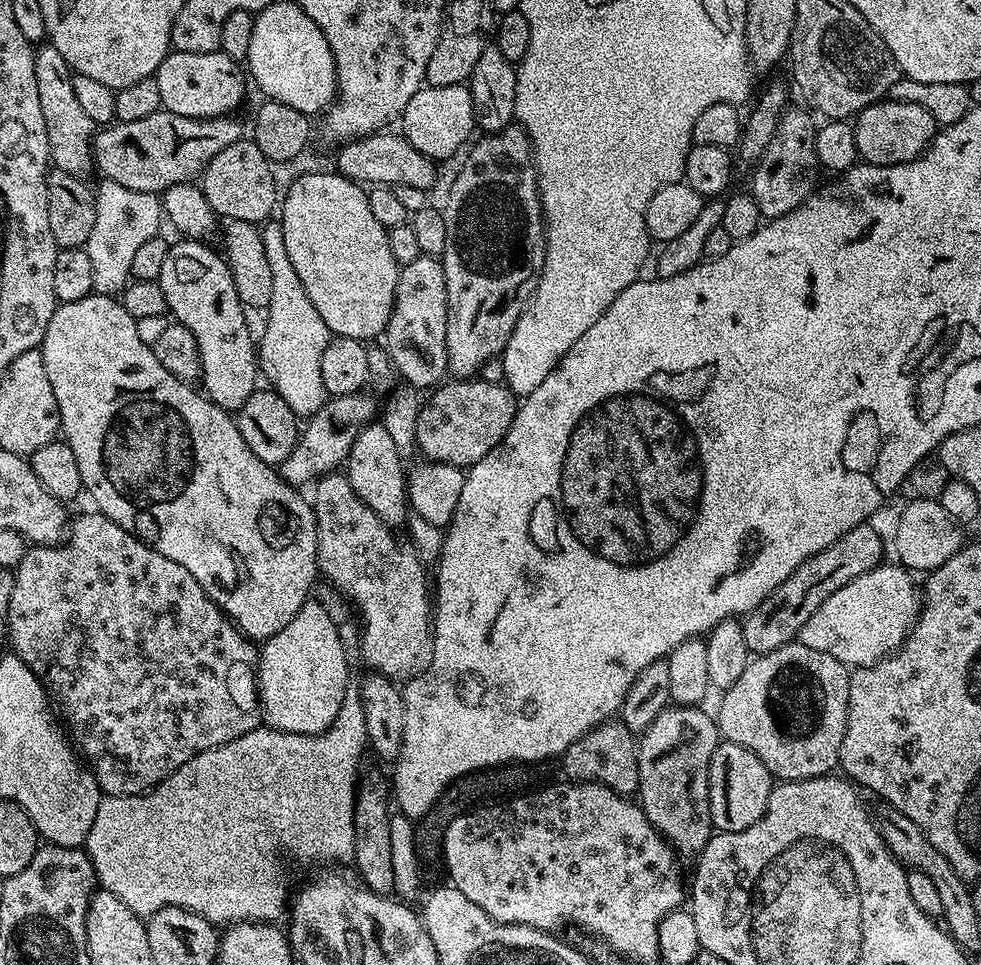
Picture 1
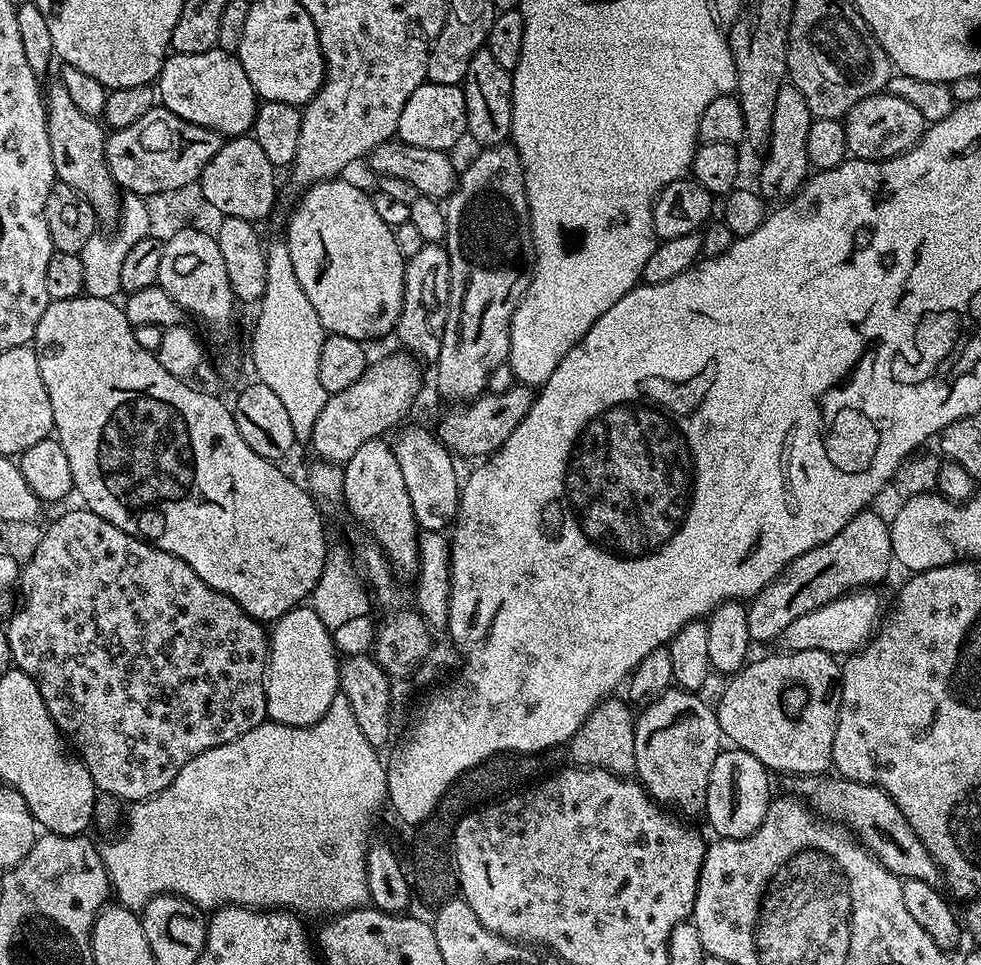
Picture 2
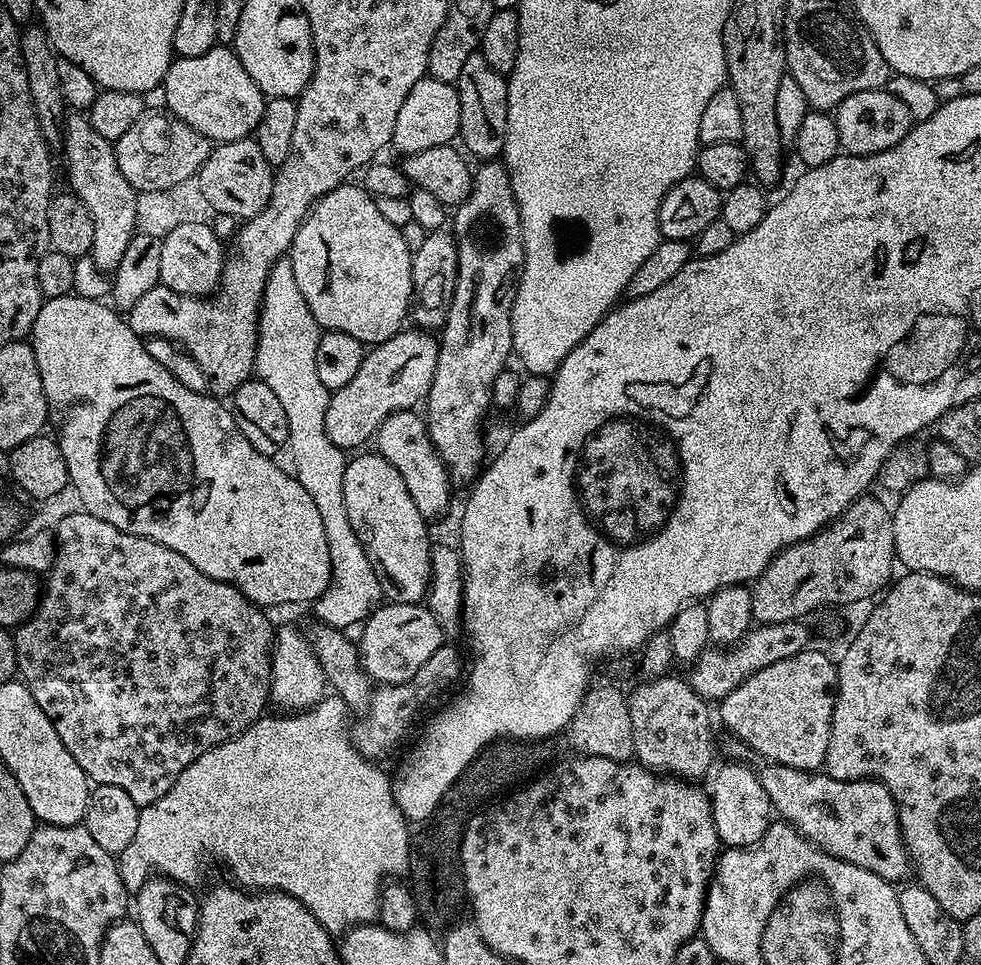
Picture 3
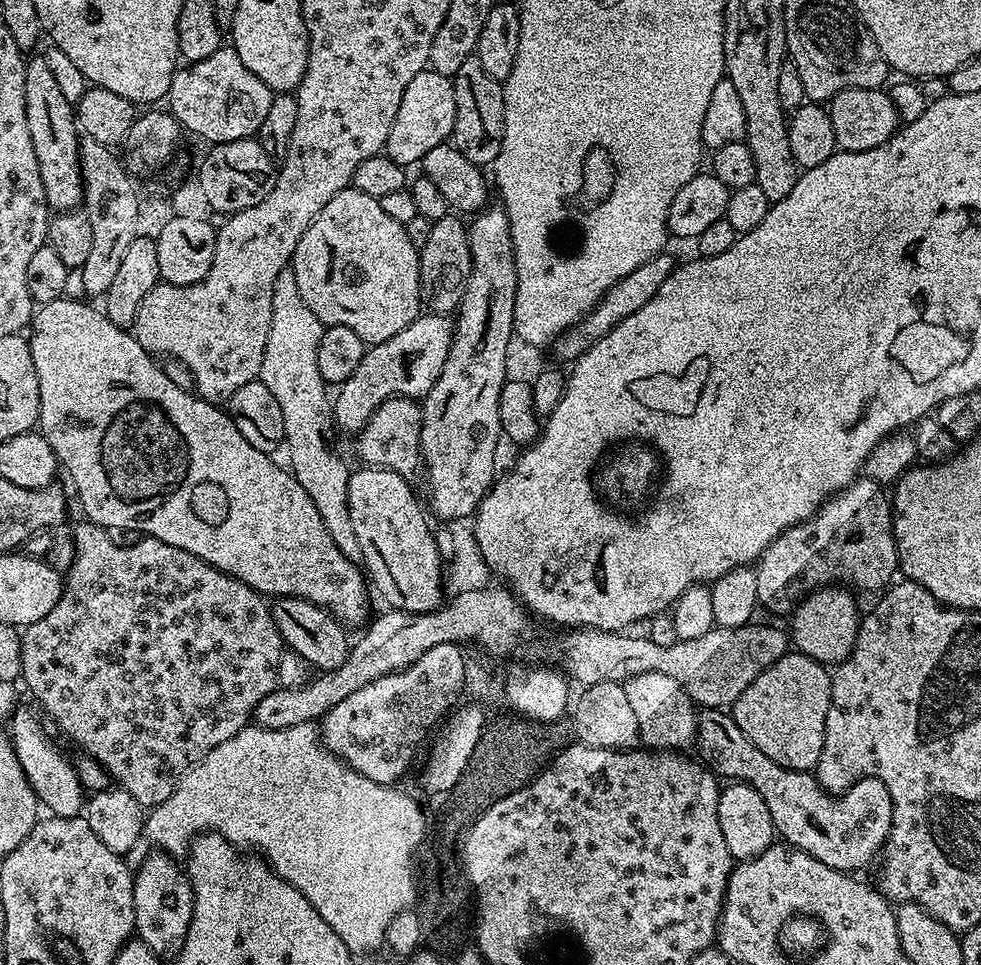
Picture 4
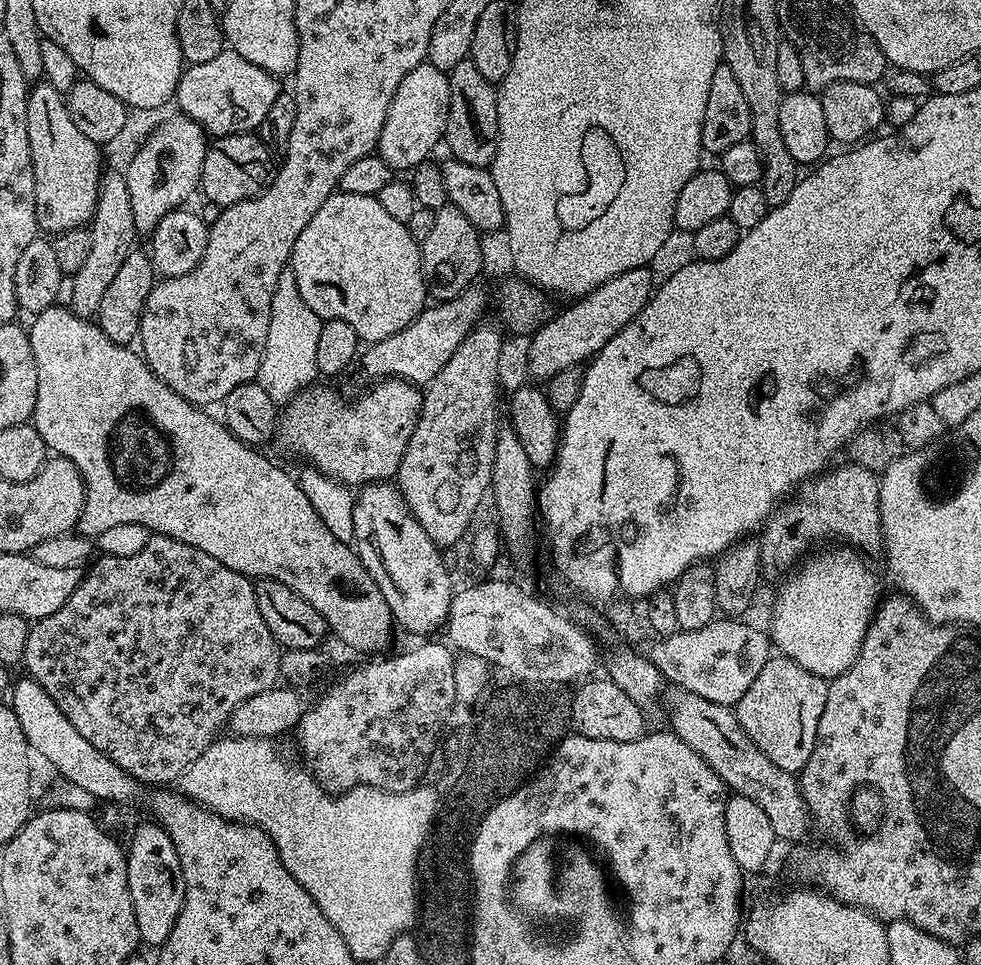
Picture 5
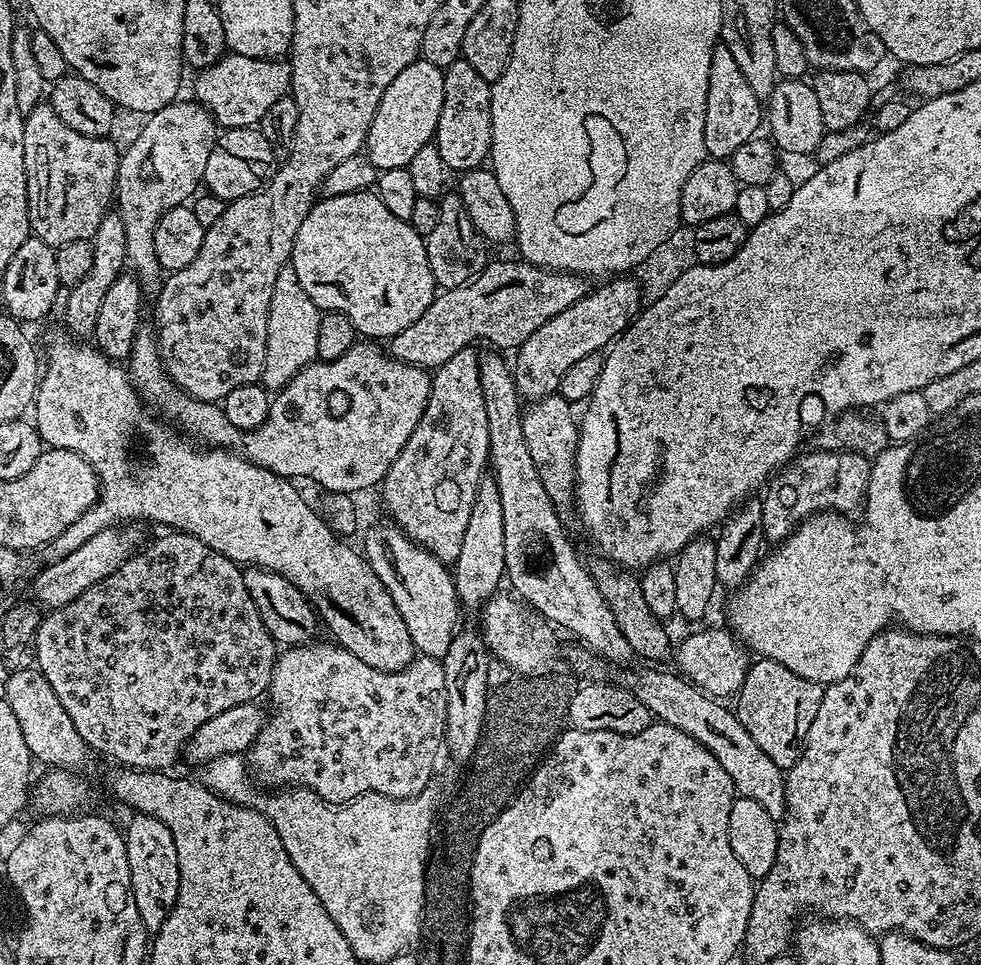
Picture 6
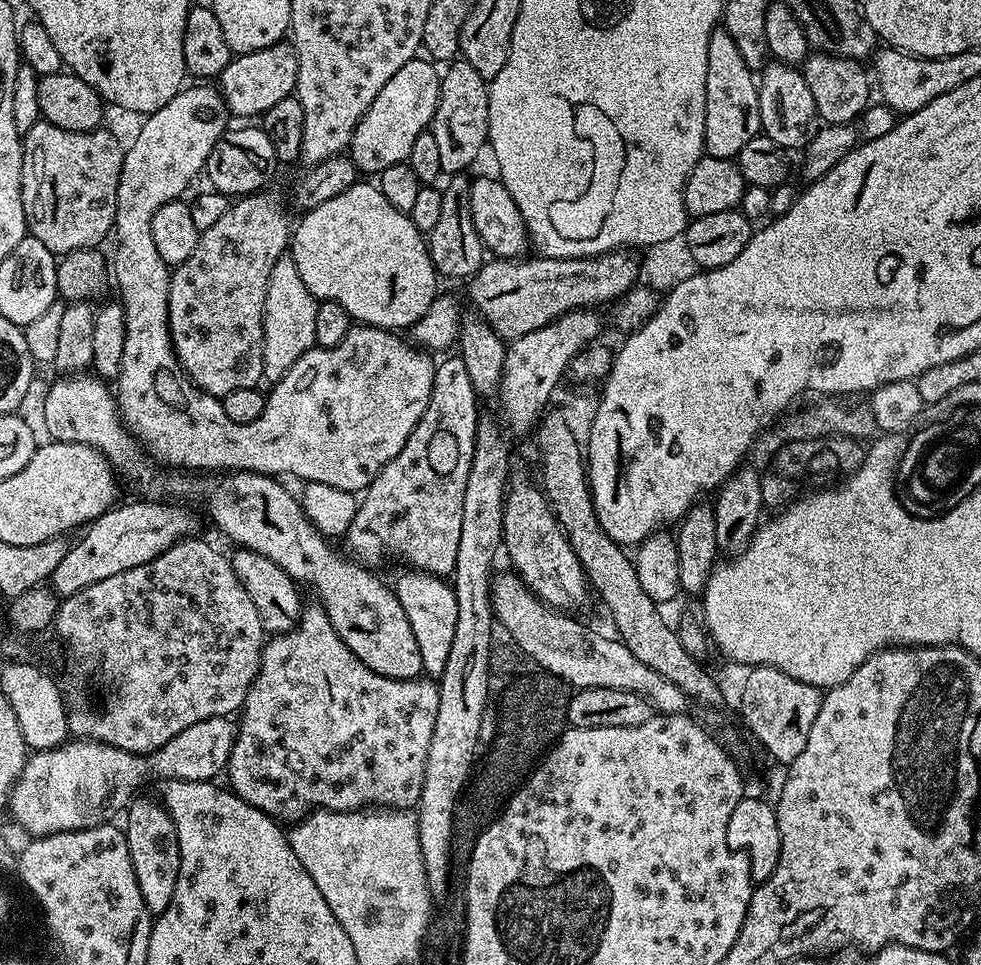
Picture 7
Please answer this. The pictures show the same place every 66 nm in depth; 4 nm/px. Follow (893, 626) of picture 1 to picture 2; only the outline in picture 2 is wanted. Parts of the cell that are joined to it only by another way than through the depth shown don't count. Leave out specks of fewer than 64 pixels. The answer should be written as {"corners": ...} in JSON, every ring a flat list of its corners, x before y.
{"corners":[[853,590,818,610,810,610,810,614,802,614,802,618,794,618,794,622,790,622,790,626,786,626,779,636,778,644,789,652,822,650,851,654,860,651,872,639,881,619,880,596,876,590]]}

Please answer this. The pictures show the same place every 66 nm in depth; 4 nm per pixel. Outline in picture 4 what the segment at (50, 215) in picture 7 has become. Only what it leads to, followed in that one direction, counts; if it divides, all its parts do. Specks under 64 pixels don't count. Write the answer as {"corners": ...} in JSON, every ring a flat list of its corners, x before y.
{"corners":[[36,55,24,65,26,126,30,126,30,138,34,142,34,154,38,158,38,170,42,174,49,209,53,213,70,212,79,209,84,199,84,175,80,169,81,137,78,135,76,113,74,106,62,95,50,65,43,55]]}

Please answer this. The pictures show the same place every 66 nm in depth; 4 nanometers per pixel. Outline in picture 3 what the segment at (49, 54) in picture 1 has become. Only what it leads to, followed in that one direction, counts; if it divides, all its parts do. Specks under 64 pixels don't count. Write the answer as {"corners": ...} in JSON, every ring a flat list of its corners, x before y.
{"corners":[[72,114,67,117,62,128,62,145,64,144,64,172,68,175,67,187,73,196,77,196,90,210,94,221,94,242,91,258,100,267,100,271,111,274,116,271,126,246,130,246,132,237,137,235,135,220,135,202,137,191,126,182,122,170,118,170,118,158,113,141,102,138,90,126,83,115]]}

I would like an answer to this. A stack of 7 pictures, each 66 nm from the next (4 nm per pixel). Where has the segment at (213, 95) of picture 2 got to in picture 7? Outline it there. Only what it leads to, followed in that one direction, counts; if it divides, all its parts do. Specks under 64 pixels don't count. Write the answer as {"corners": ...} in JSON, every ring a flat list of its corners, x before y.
{"corners":[[281,42,266,50,258,50,237,55,222,70,218,78,218,87,228,104,229,113,236,116,263,117,282,98,293,95,298,82,298,58,291,43]]}

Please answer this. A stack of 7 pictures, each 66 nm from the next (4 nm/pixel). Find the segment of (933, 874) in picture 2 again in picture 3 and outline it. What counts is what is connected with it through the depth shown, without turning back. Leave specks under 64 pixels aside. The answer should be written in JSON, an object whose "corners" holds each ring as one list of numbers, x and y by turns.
{"corners":[[771,762,761,763,758,775,762,790,772,803,772,811,785,824,793,824,804,839,815,844,831,856,850,862,859,868,878,874,878,878,889,882,903,881,904,875,910,872,908,847,904,845,904,835,900,829,900,810,897,808,890,790,880,781,871,778,862,780,835,780,823,771,812,771,807,768,782,766]]}

